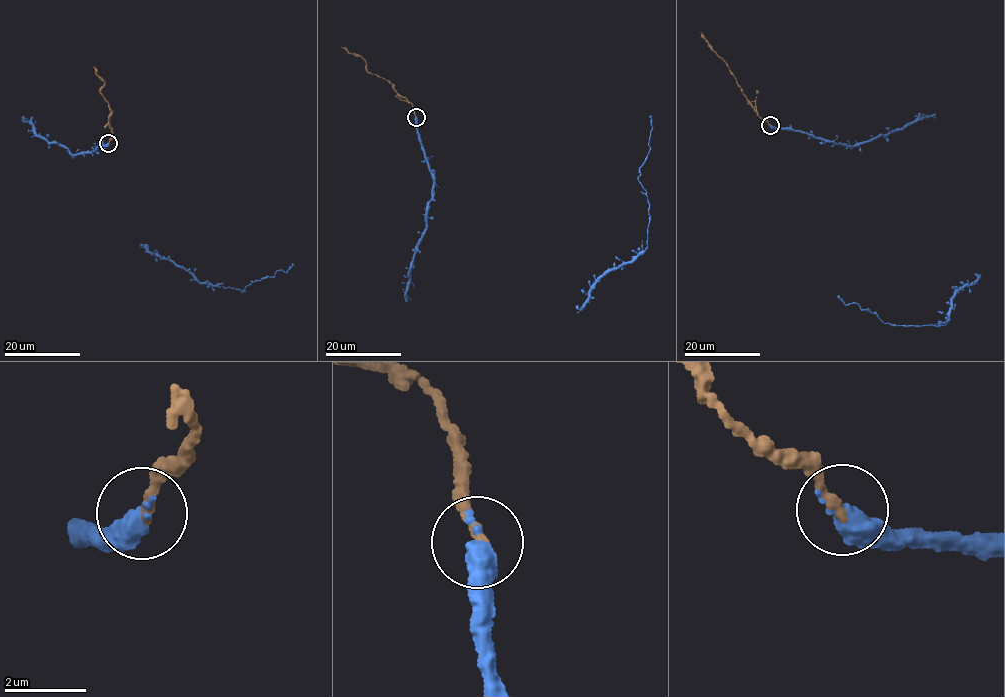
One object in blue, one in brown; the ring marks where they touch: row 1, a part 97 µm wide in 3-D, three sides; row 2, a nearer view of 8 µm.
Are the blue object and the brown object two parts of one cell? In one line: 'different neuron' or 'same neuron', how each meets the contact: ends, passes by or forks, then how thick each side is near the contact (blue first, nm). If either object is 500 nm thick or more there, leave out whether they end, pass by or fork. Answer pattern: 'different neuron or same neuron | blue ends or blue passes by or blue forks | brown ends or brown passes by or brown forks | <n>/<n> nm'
different neuron | 600/280 nm

